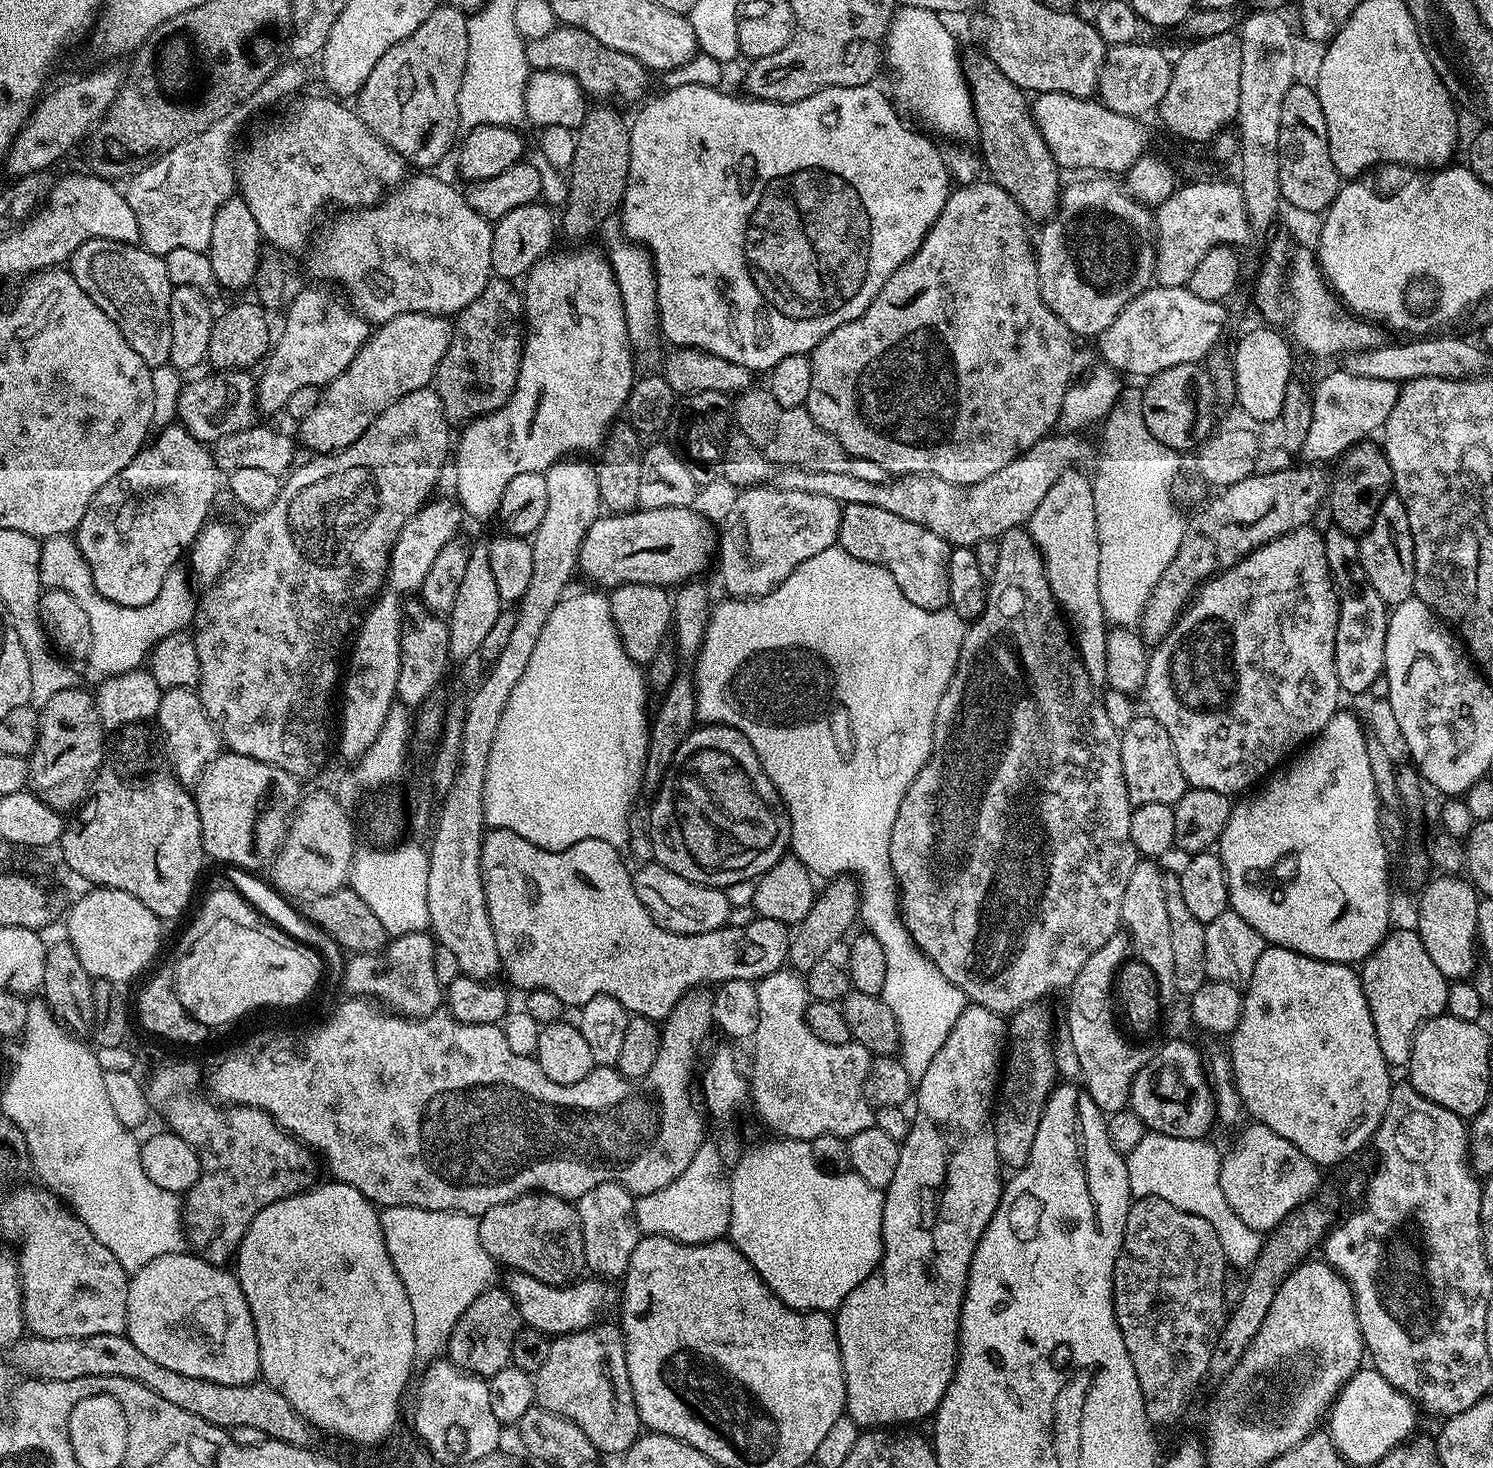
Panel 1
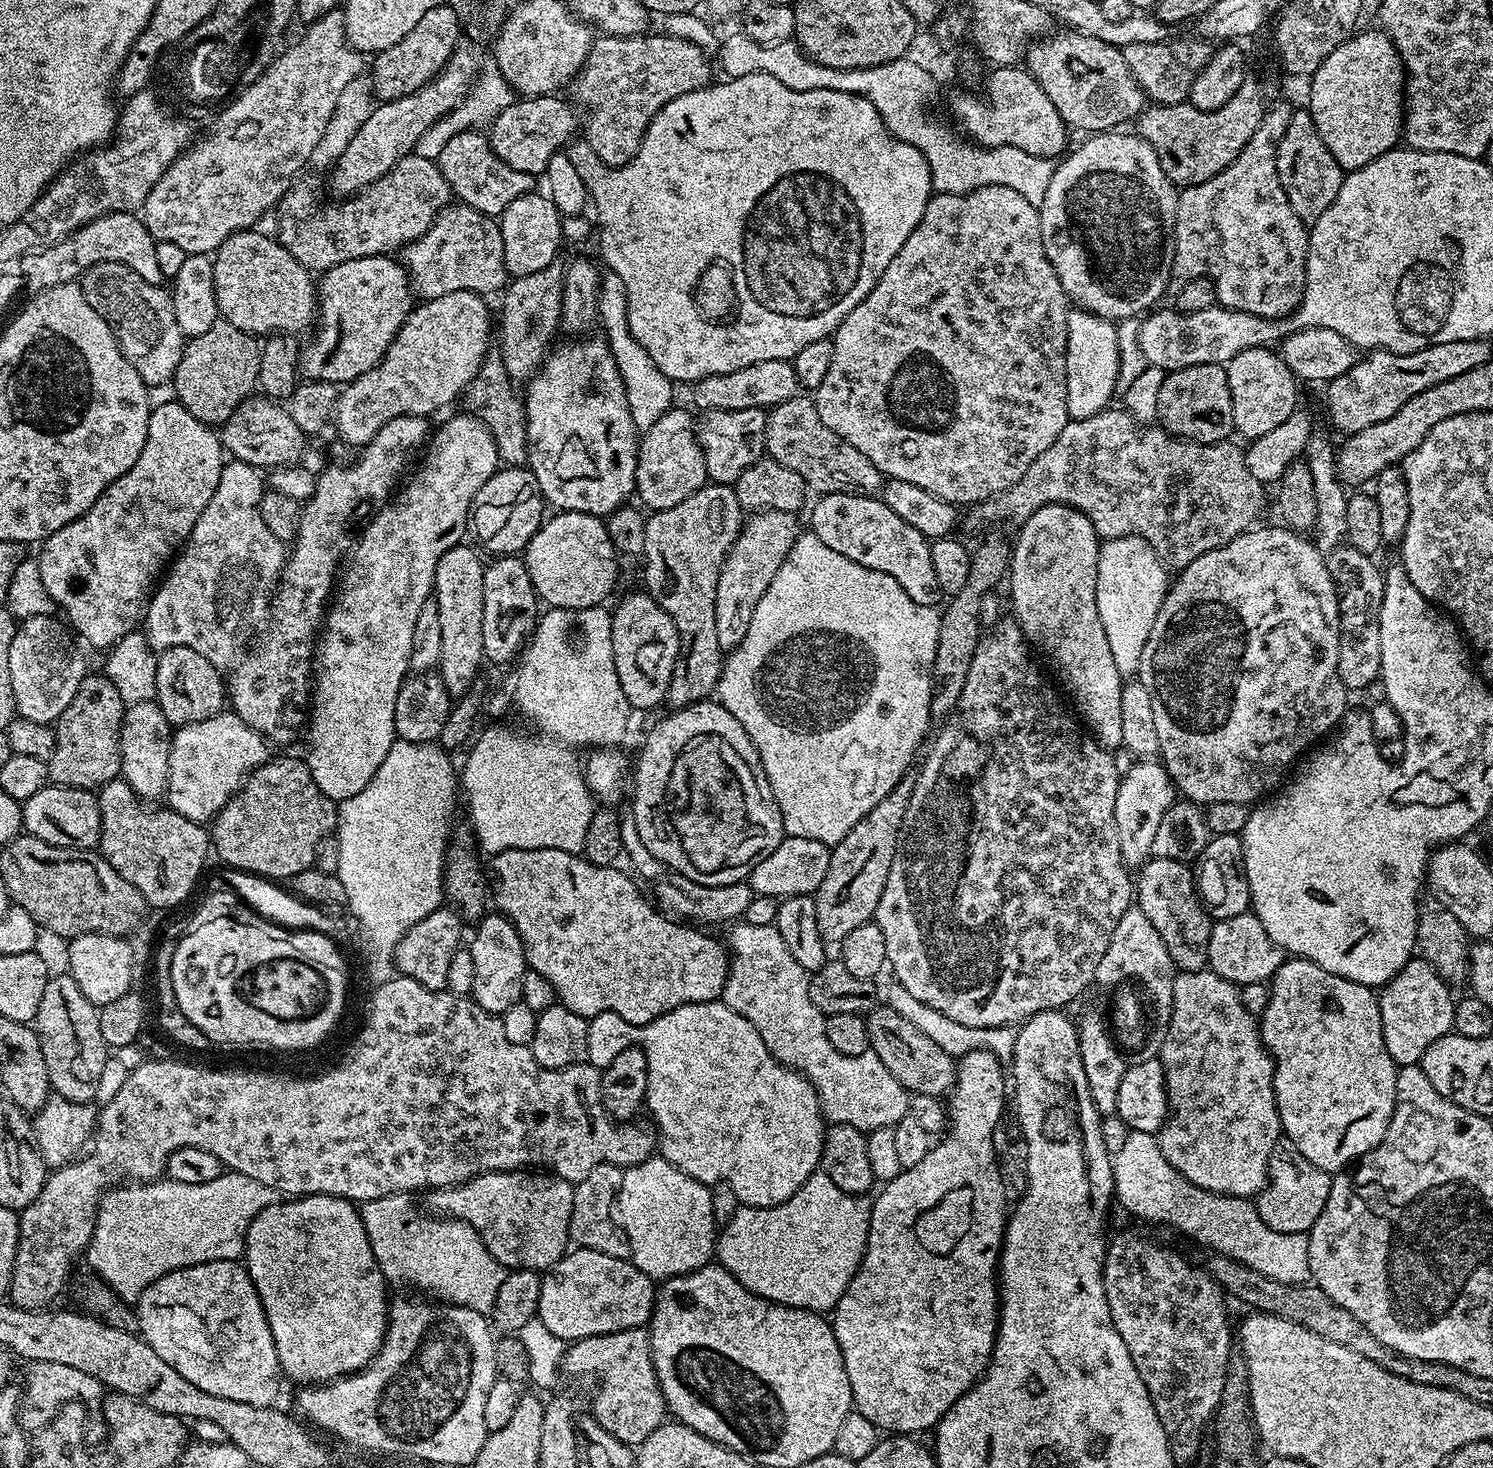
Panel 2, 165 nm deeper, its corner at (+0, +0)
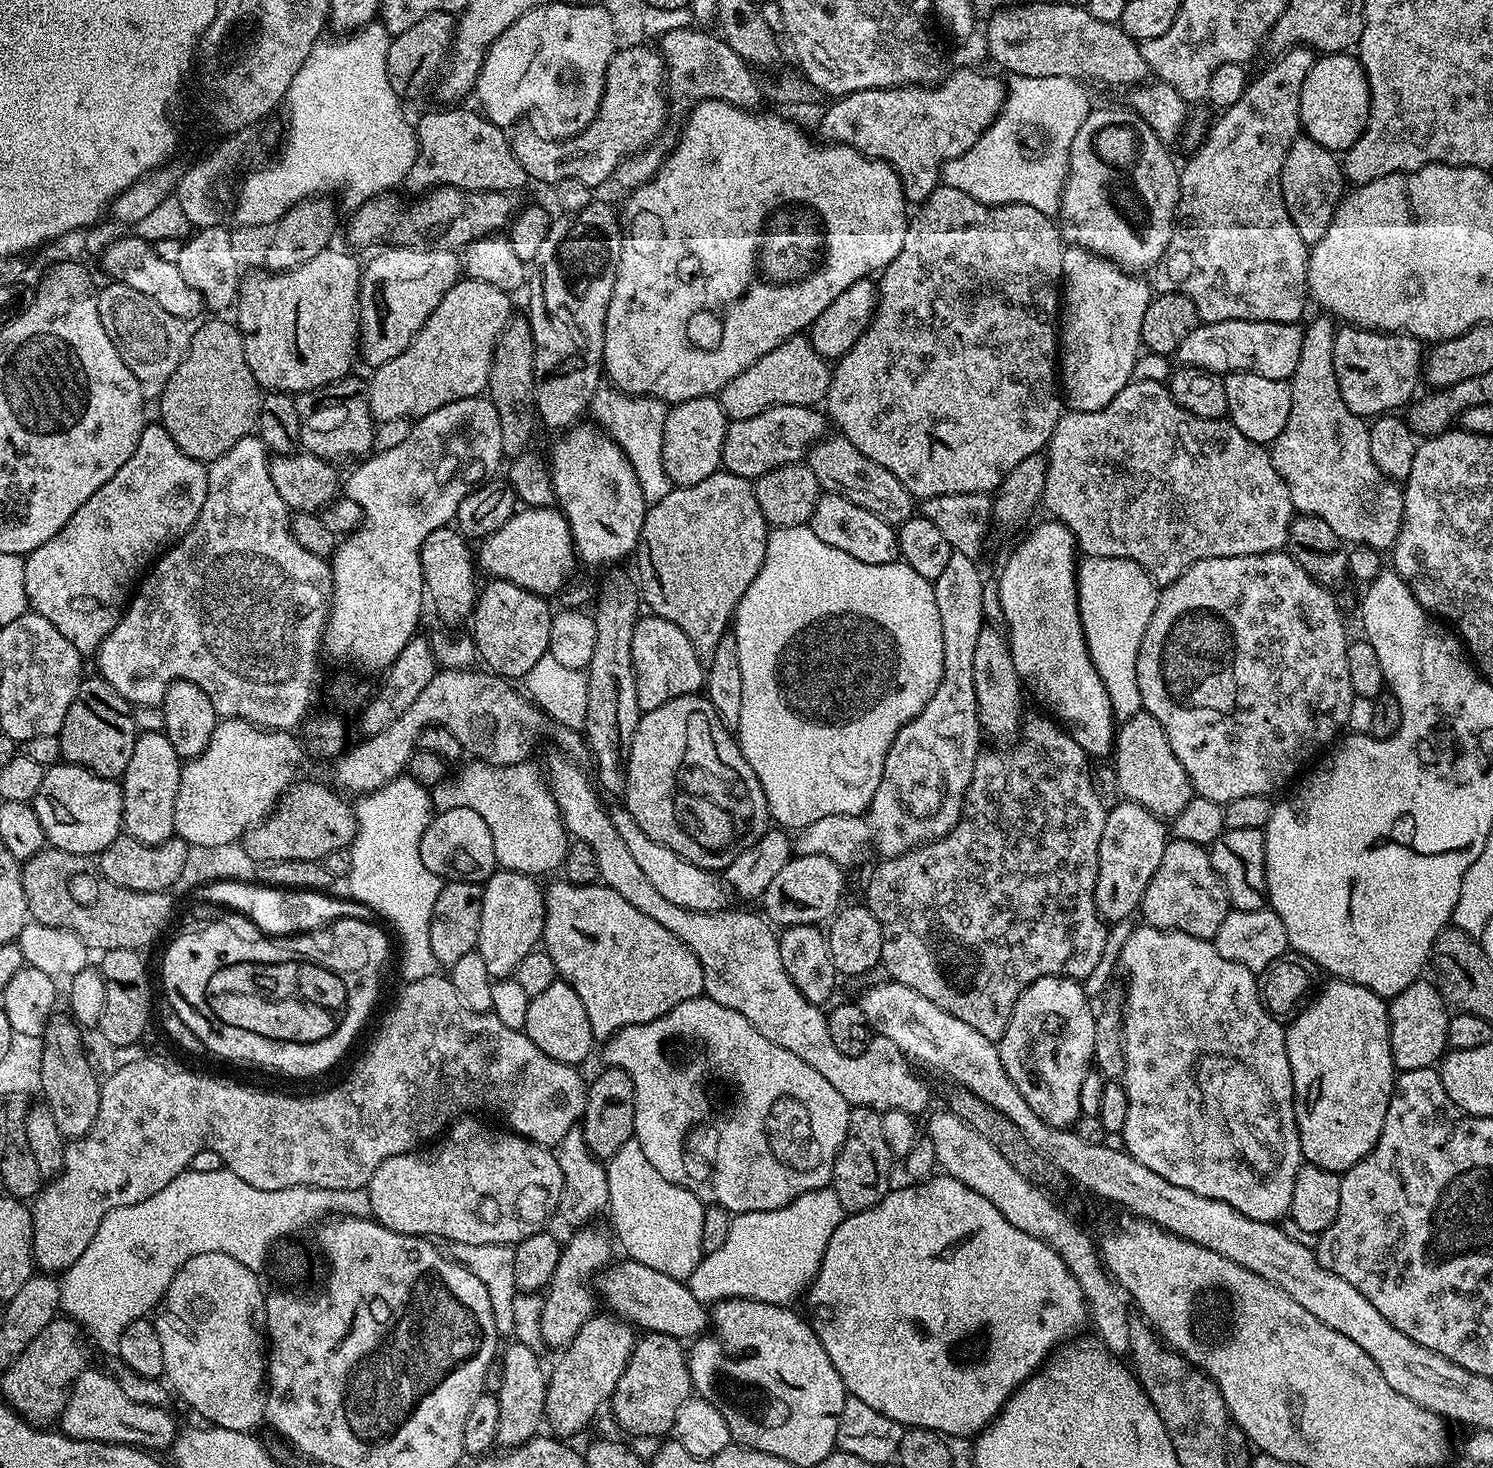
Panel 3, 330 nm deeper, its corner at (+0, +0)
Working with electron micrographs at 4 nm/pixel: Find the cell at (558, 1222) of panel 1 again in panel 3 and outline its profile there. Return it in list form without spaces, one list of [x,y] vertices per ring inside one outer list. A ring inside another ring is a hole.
[[[472,1118],[455,1121],[443,1138],[423,1151],[413,1150],[386,1158],[382,1166],[374,1170],[366,1185],[371,1219],[398,1234],[425,1238],[441,1236],[453,1245],[515,1246],[535,1232],[545,1231],[547,1224],[544,1223],[559,1209],[562,1194],[562,1170],[555,1151],[508,1130],[504,1130],[501,1136],[495,1136],[482,1121],[468,1119]]]

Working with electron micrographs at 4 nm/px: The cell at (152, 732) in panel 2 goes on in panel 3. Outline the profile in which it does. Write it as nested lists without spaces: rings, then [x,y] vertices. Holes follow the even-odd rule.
[[[142,732],[134,742],[134,755],[122,777],[124,790],[124,826],[127,835],[143,844],[161,844],[174,836],[174,798],[178,798],[178,782],[182,761],[163,732]]]

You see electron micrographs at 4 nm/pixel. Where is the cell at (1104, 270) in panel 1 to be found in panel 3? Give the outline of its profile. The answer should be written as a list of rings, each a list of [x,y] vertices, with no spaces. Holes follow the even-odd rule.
[[[1093,107],[1086,122],[1078,126],[1078,134],[1074,134],[1074,146],[1070,146],[1068,177],[1058,213],[1063,239],[1069,245],[1114,261],[1126,272],[1144,274],[1155,268],[1176,225],[1176,203],[1180,193],[1178,164],[1172,161],[1168,152],[1171,151],[1158,139],[1154,130],[1150,130],[1150,126],[1146,126],[1146,122],[1142,122],[1140,115],[1131,108]]]

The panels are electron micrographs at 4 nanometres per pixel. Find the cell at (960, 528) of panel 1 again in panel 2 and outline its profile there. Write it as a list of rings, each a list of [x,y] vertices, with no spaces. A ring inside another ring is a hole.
[[[1109,406],[1103,412],[1094,414],[1090,418],[1069,420],[1068,425],[1062,430],[1062,434],[1058,434],[1058,438],[1054,438],[1051,446],[1042,450],[1042,454],[1038,454],[1038,458],[1034,458],[1034,462],[1030,462],[1030,470],[1026,470],[1026,474],[1022,474],[1022,478],[1018,478],[1018,482],[1014,486],[1010,486],[1005,492],[999,492],[996,496],[991,496],[988,500],[981,501],[980,504],[971,505],[967,509],[968,520],[976,528],[984,528],[987,524],[1004,523],[1019,526],[1025,524],[1030,518],[1030,514],[1034,514],[1042,506],[1066,504],[1071,508],[1077,508],[1082,514],[1086,514],[1086,518],[1090,518],[1090,522],[1101,541],[1117,540],[1123,536],[1141,536],[1156,551],[1158,558],[1163,560],[1169,569],[1179,570],[1185,568],[1190,562],[1194,562],[1194,558],[1202,558],[1202,554],[1206,554],[1210,550],[1218,550],[1218,546],[1226,546],[1226,542],[1247,532],[1259,521],[1256,519],[1264,512],[1265,485],[1261,484],[1258,478],[1254,478],[1242,448],[1232,443],[1203,444],[1193,440],[1184,440],[1181,436],[1171,436],[1166,429],[1159,426],[1141,427],[1123,407]]]

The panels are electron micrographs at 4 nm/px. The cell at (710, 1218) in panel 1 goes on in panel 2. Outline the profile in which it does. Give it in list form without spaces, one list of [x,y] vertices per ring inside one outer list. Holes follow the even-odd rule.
[[[651,1157],[623,1171],[614,1208],[618,1223],[630,1242],[632,1263],[653,1280],[680,1276],[711,1263],[715,1255],[718,1226],[713,1218],[710,1189],[666,1162],[663,1157]]]

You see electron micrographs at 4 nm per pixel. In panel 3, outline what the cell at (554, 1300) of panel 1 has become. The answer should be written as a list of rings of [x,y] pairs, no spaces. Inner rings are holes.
[[[629,1258],[622,1259],[621,1264],[619,1262],[613,1262],[604,1269],[602,1273],[602,1281],[604,1280],[604,1296],[602,1292],[602,1300],[609,1304],[611,1311],[615,1315],[619,1316],[622,1320],[627,1320],[629,1324],[635,1326],[637,1329],[643,1330],[644,1332],[661,1332],[662,1334],[670,1334],[675,1336],[677,1340],[681,1342],[691,1341],[693,1338],[699,1338],[709,1331],[710,1328],[710,1312],[705,1304],[698,1302],[698,1298],[694,1298],[694,1294],[690,1294],[687,1283],[684,1280],[675,1280],[667,1274],[662,1274],[661,1271],[652,1270],[648,1266],[644,1266],[642,1262],[634,1261]]]

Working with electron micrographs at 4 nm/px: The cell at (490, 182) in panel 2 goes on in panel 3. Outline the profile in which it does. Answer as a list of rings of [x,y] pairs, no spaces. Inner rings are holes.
[[[444,106],[441,112],[428,112],[420,121],[415,121],[414,131],[416,133],[416,157],[414,158],[414,164],[410,166],[410,170],[406,174],[406,178],[403,182],[405,189],[409,188],[412,194],[427,194],[432,191],[433,188],[465,188],[467,192],[511,192],[513,194],[519,193],[519,188],[523,184],[529,183],[526,170],[522,170],[522,162],[518,162],[518,158],[514,158],[512,153],[512,145],[509,137],[506,135],[505,129],[498,127],[494,122],[490,122],[479,111],[473,110],[471,112],[468,108],[460,108],[464,106]]]

